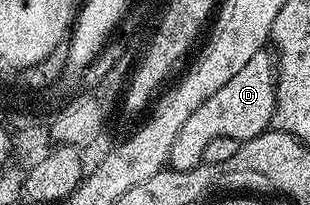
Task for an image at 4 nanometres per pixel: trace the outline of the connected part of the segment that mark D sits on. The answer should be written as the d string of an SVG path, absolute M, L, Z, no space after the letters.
M265 48L254 52L254 60L246 64L232 79L198 112L192 113L190 120L182 124L182 132L178 132L178 140L172 149L171 169L189 170L202 161L206 152L206 144L210 140L218 140L218 136L230 136L240 143L248 142L254 136L273 125L276 116L276 88L278 83L278 62L271 49Z

